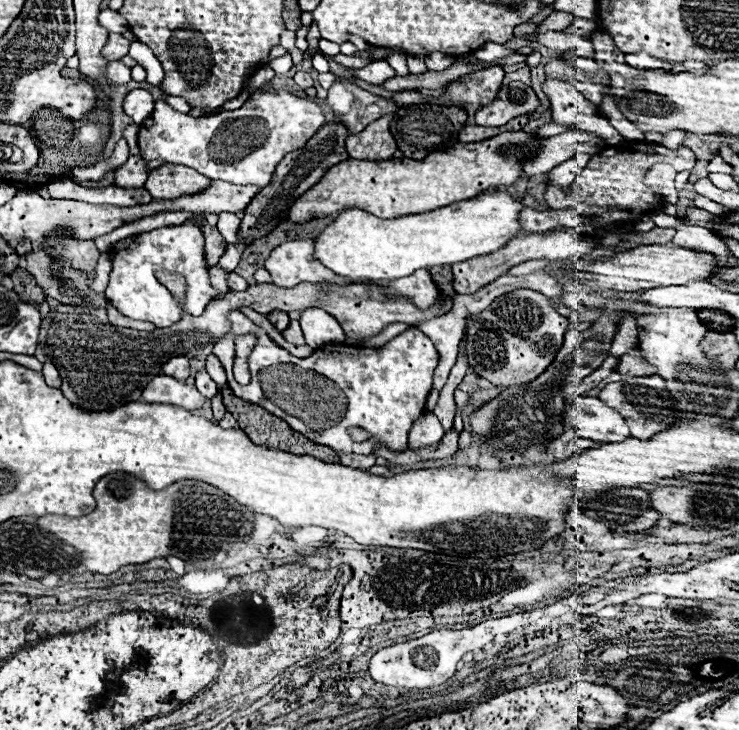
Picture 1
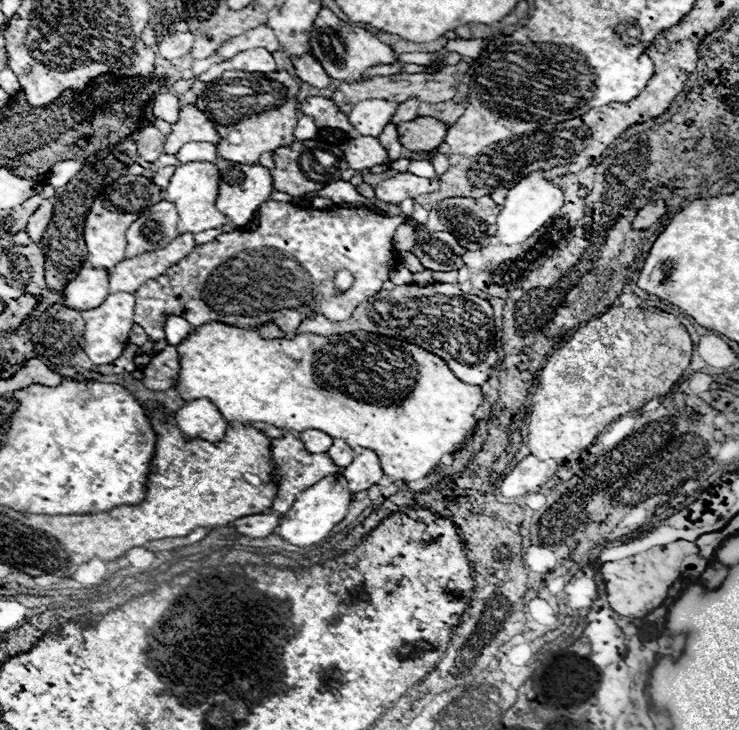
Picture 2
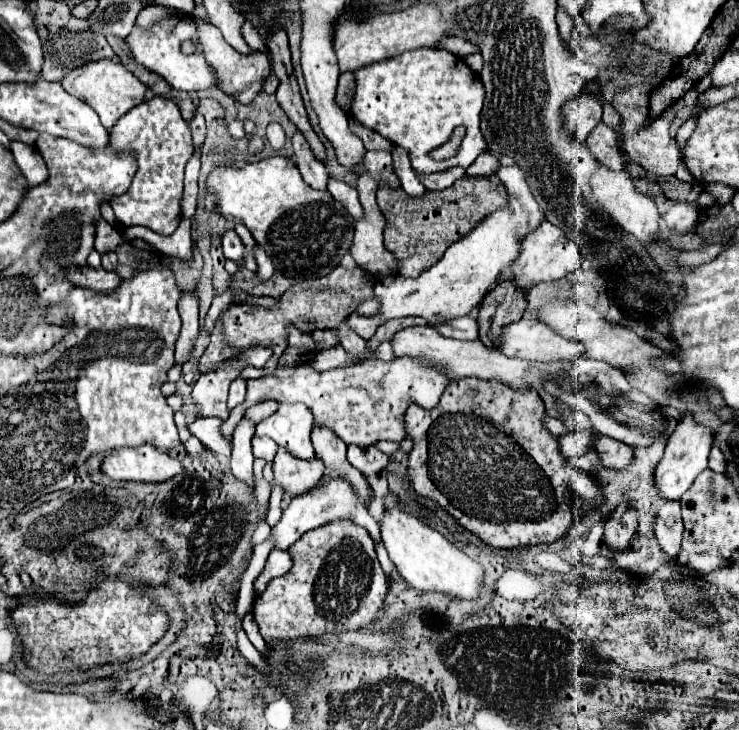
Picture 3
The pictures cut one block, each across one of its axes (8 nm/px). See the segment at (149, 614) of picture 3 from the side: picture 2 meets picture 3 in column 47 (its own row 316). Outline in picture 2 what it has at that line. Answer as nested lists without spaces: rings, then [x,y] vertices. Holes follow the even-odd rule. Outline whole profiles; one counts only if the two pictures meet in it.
[[[614,306],[610,308],[606,314],[602,314],[600,318],[596,320],[590,320],[586,322],[584,326],[580,326],[576,330],[576,334],[560,348],[556,348],[550,358],[546,360],[542,372],[538,374],[538,382],[536,382],[536,390],[534,390],[534,396],[532,396],[532,408],[528,412],[528,446],[530,446],[530,452],[538,458],[538,460],[556,460],[558,464],[562,464],[570,454],[574,452],[580,452],[584,450],[588,444],[594,442],[594,438],[604,430],[604,426],[608,426],[610,422],[614,422],[616,418],[628,414],[628,412],[636,412],[640,410],[646,402],[650,402],[652,398],[658,398],[658,396],[664,396],[670,392],[670,388],[676,384],[676,380],[684,374],[684,370],[688,368],[690,364],[690,358],[692,358],[692,340],[686,332],[686,328],[668,312],[660,312],[660,314],[654,314],[650,310],[644,310],[644,308],[622,308],[622,306]]]

